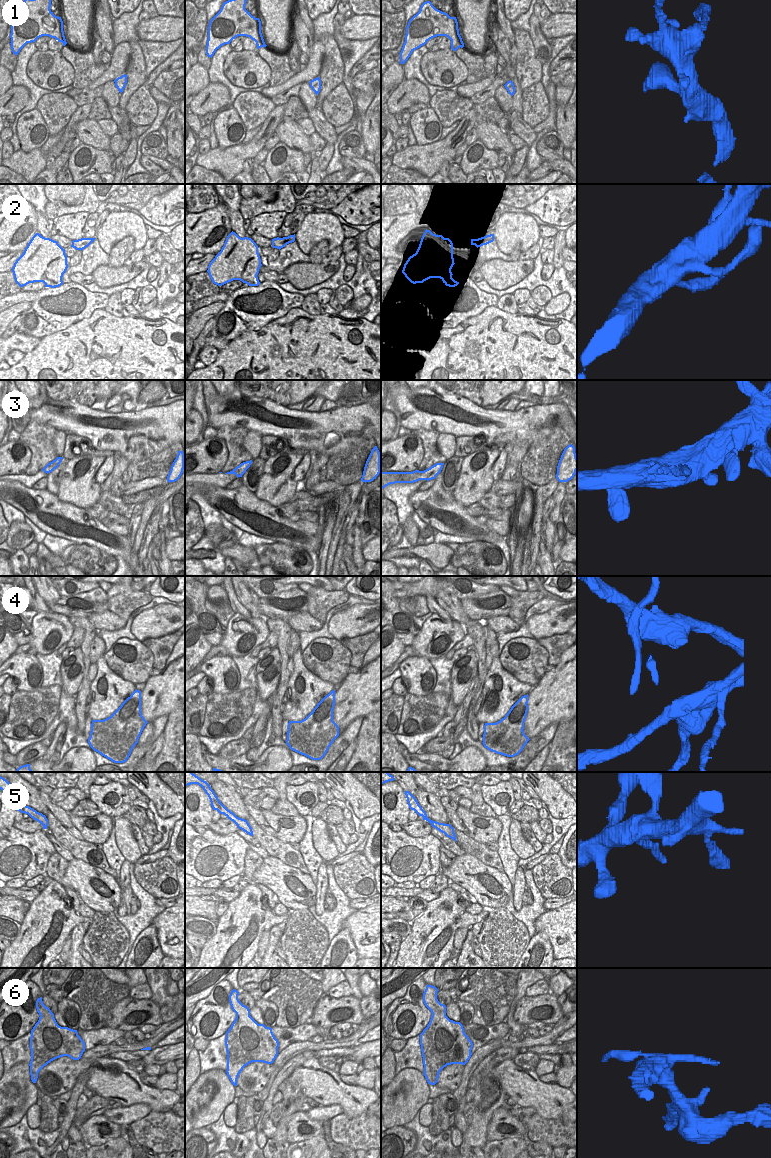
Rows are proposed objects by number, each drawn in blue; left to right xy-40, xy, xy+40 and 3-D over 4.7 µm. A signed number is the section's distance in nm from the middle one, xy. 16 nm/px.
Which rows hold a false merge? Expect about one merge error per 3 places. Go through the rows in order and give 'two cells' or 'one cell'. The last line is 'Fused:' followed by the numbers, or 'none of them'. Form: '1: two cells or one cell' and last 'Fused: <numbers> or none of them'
1: one cell
2: one cell
3: one cell
4: two cells
5: one cell
6: two cells
Fused: 4, 6

